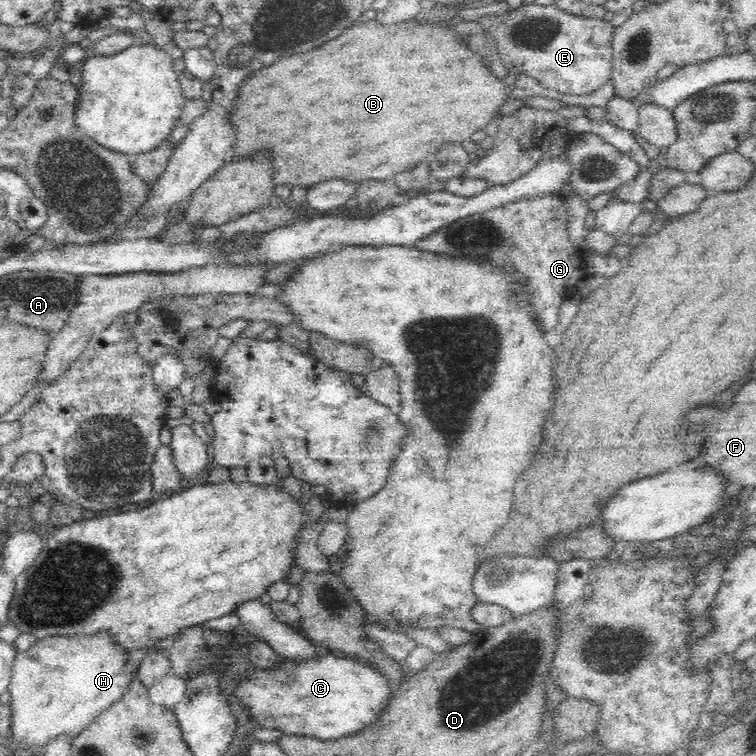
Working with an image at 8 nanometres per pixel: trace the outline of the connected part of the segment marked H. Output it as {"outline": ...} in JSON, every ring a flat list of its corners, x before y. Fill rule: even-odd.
{"outline":[[104,629,96,634,48,635,38,639,28,650,20,651,8,686,12,707,12,737,8,739,11,746,29,750,32,746,44,746,60,733,77,736,128,692,139,668,132,660,132,650,120,645,120,641]]}

